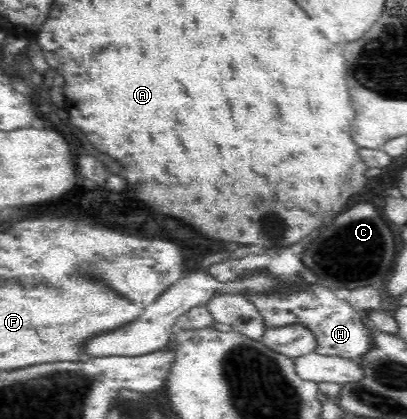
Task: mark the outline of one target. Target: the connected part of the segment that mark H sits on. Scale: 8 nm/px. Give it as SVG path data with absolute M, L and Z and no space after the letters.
M303 278L293 287L279 287L277 291L247 291L245 294L265 320L268 328L299 323L305 325L317 338L315 352L321 355L358 359L375 347L371 338L370 323L364 313L351 307L347 301L335 296L335 290L329 290L318 283L305 282Z

